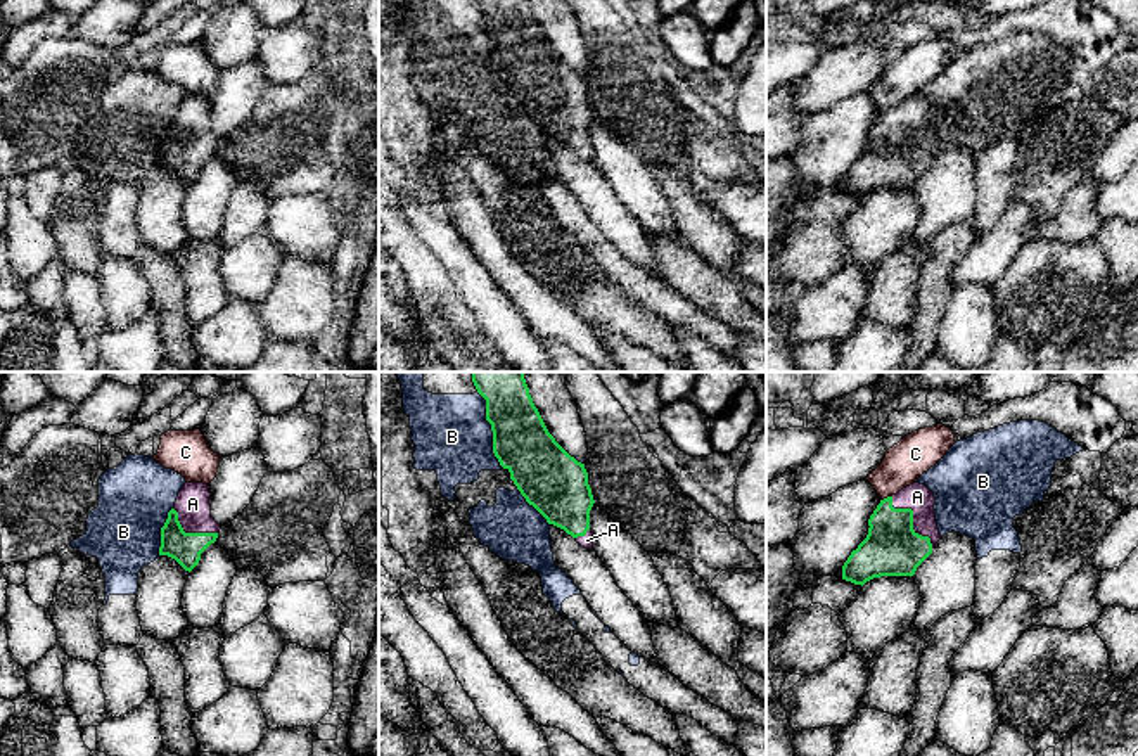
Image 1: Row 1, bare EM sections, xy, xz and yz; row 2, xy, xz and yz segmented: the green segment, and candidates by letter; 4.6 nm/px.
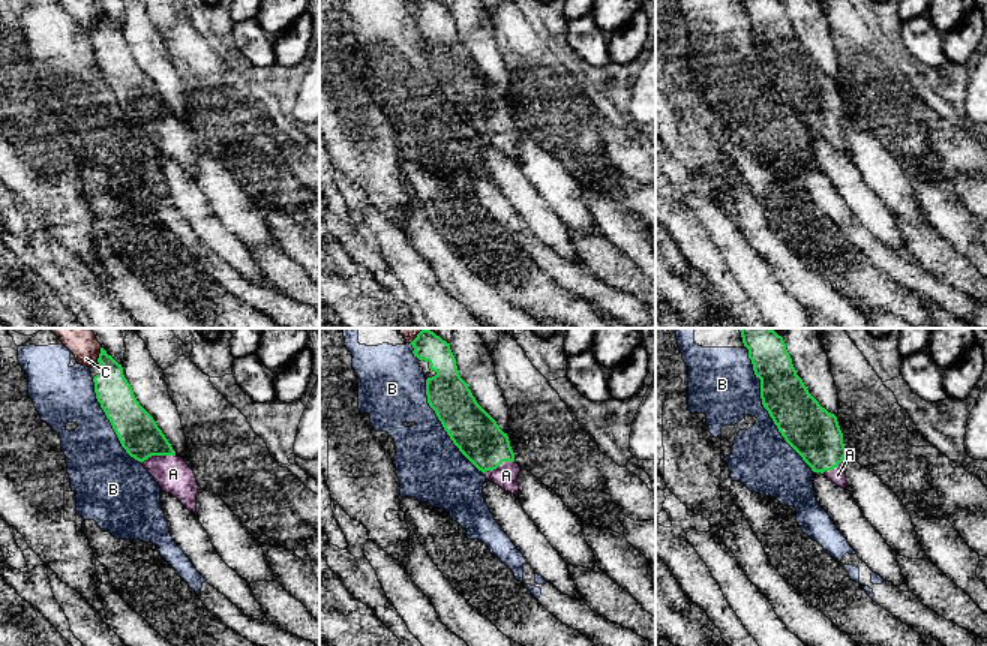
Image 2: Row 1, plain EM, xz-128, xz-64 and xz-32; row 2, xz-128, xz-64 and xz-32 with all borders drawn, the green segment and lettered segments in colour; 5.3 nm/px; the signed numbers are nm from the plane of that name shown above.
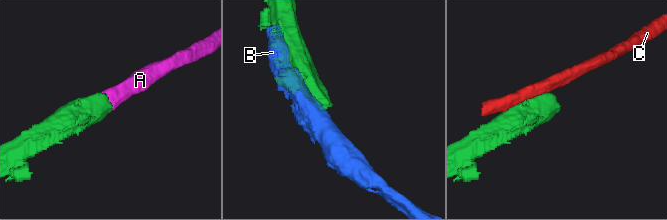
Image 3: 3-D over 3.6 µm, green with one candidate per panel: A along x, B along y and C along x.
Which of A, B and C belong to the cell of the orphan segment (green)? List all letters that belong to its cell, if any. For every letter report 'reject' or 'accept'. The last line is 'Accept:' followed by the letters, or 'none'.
A: accept
B: reject
C: reject
Accept: A

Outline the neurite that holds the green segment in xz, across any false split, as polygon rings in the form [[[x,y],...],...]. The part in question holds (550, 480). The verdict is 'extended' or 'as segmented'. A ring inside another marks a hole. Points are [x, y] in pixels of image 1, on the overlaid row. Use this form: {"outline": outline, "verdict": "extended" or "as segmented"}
{"outline": [[[472,372],[472,382],[486,400],[493,453],[521,495],[548,524],[593,550],[588,472],[548,432],[524,372]]], "verdict": "extended"}

